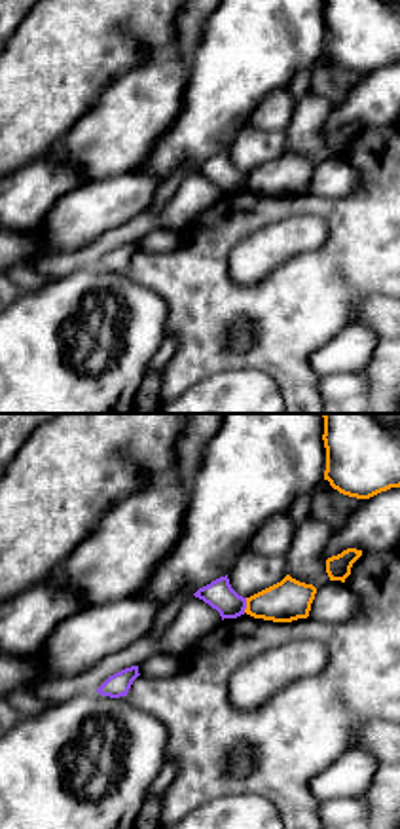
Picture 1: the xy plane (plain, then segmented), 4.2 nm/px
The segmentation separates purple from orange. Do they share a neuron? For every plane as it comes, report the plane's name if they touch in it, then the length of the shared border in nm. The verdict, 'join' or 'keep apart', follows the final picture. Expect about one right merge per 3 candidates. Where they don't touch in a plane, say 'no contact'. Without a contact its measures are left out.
meets purple in xy; contact 70 nm long

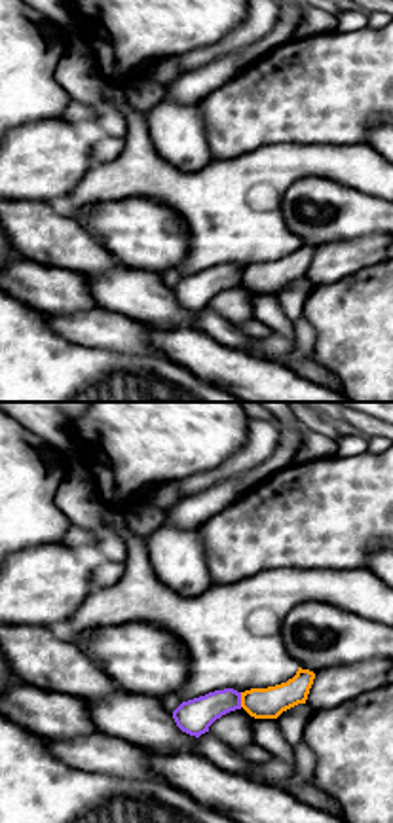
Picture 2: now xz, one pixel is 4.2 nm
meets purple in xz; contact 60 nm long

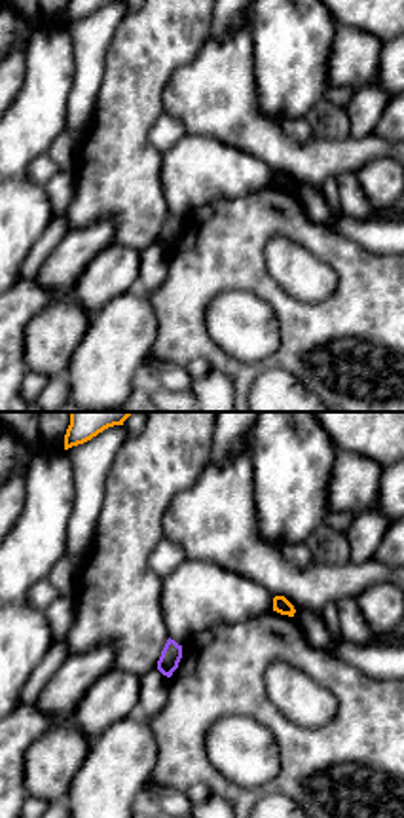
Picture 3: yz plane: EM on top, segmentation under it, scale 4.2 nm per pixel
no contact

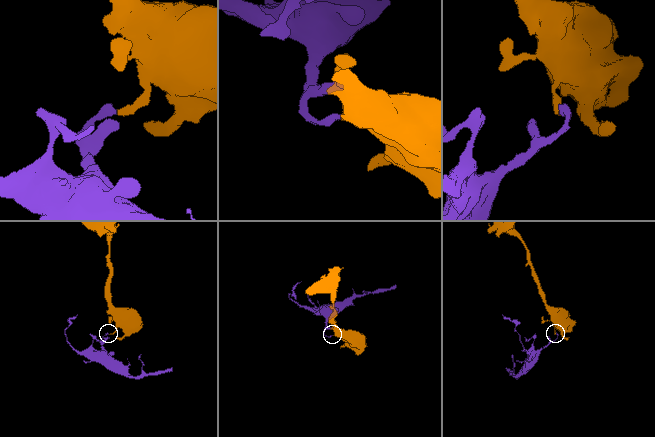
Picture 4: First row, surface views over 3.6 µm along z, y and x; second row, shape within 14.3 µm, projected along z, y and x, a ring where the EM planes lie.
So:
keep apart

